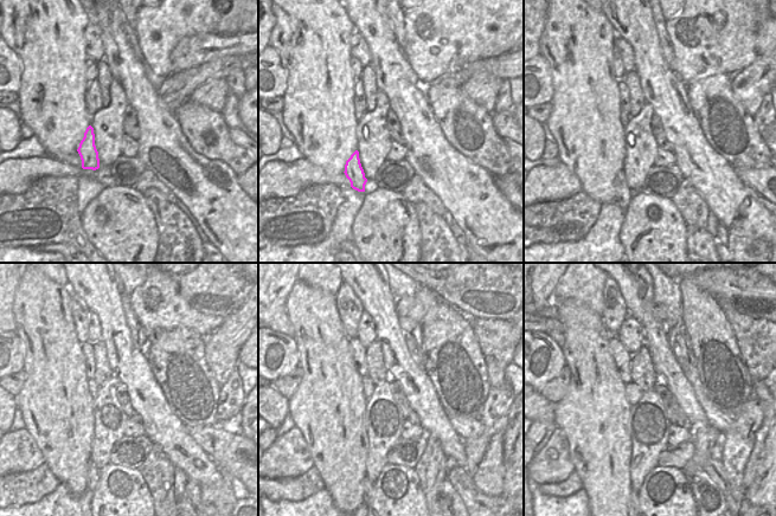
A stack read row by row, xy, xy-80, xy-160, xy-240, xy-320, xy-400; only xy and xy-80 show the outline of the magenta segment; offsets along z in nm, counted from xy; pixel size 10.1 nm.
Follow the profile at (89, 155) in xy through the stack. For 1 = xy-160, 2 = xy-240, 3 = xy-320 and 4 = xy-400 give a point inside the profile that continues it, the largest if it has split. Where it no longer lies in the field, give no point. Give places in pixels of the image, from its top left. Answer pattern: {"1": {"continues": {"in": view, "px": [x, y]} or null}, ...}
{"1": {"continues": {"in": "xy-160", "px": [623, 194]}}, "2": {"continues": {"in": "xy-240", "px": [93, 472]}}, "3": {"continues": {"in": "xy-320", "px": [367, 485]}}, "4": {"continues": {"in": "xy-400", "px": [634, 495]}}}

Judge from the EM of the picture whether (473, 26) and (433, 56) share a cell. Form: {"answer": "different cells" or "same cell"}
{"answer": "same cell"}

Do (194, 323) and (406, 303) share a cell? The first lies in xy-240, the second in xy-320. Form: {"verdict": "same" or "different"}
{"verdict": "same"}

